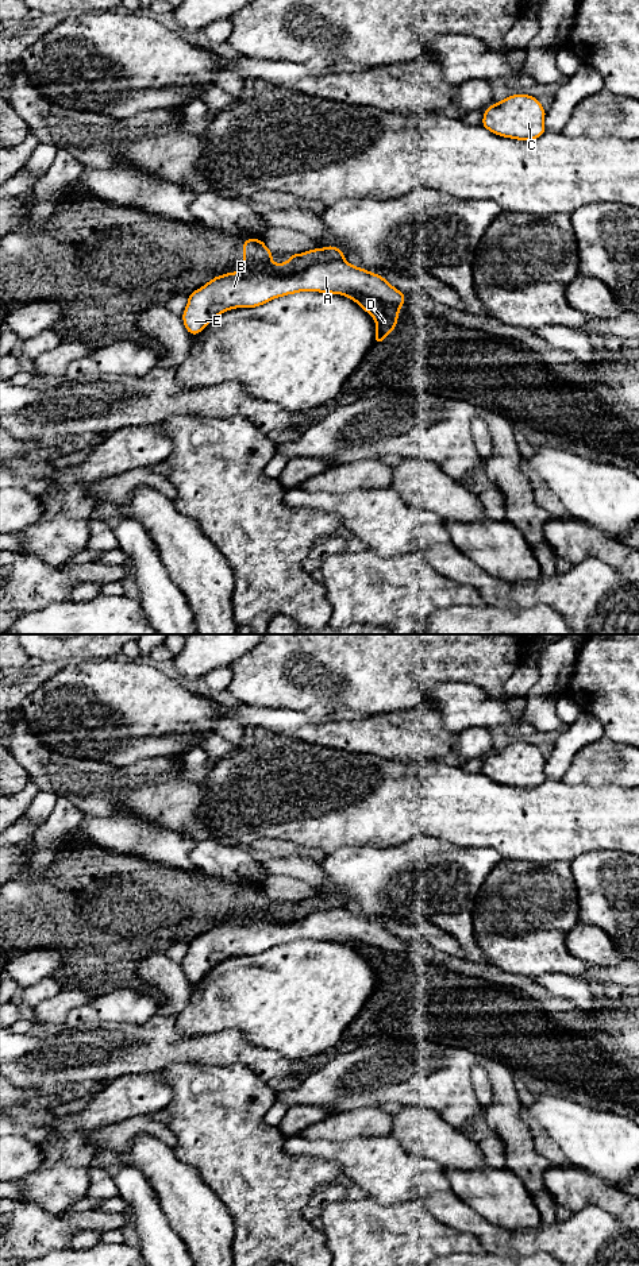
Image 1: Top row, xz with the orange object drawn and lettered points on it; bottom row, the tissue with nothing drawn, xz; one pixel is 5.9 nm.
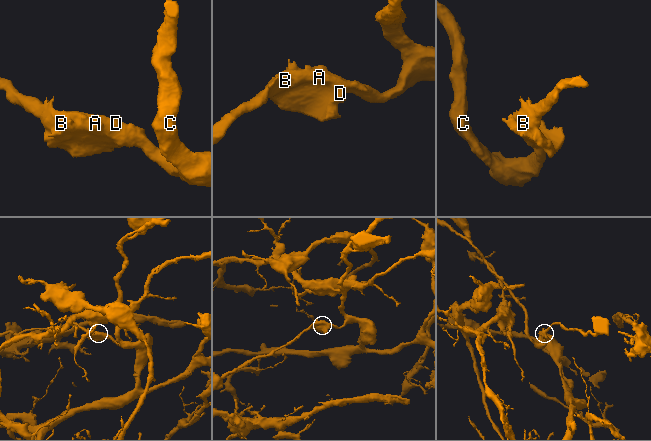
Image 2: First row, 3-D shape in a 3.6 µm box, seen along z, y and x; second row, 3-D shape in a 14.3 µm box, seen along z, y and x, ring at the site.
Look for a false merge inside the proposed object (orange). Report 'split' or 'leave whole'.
split

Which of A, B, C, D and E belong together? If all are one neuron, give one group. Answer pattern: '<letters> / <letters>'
A B C E / D

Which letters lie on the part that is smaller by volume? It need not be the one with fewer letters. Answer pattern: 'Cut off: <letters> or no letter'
Cut off: D

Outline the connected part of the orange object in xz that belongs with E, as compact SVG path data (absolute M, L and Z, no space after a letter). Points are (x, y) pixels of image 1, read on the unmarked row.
M342 907L313 912L292 923L242 918L213 925L188 942L182 969L185 977L196 984L227 958L257 956L277 945L299 939L359 942L400 954L405 950L405 941L393 935L384 925Z

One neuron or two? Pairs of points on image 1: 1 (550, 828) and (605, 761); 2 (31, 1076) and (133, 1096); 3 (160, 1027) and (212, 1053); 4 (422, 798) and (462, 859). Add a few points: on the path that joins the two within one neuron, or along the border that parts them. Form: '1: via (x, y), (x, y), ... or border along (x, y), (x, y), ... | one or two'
1: border along (561, 780), (569, 784), (618, 787) | two
2: border along (129, 1075), (114, 1077), (83, 1103) | two
3: via (173, 1041), (181, 1049), (199, 1049) | one
4: border along (422, 836), (432, 836), (459, 846), (484, 848) | two

